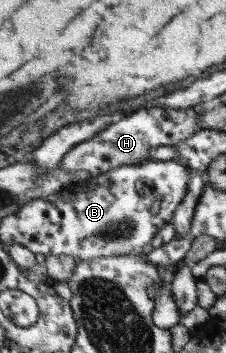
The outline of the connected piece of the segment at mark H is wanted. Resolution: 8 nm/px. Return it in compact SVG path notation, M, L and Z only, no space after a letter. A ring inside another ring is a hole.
M199 105L185 110L161 107L139 109L129 116L124 116L119 122L112 123L95 138L74 147L65 154L61 166L66 173L87 171L92 177L98 177L125 165L143 163L149 158L152 149L173 146L204 130L199 124L199 109Z

